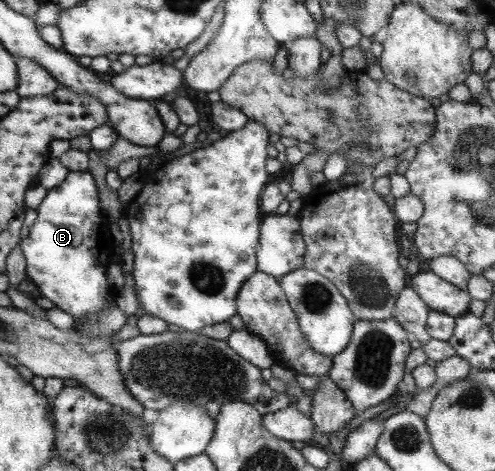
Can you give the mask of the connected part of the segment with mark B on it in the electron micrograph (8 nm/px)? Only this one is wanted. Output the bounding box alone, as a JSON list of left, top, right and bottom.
[18,172,119,321]

